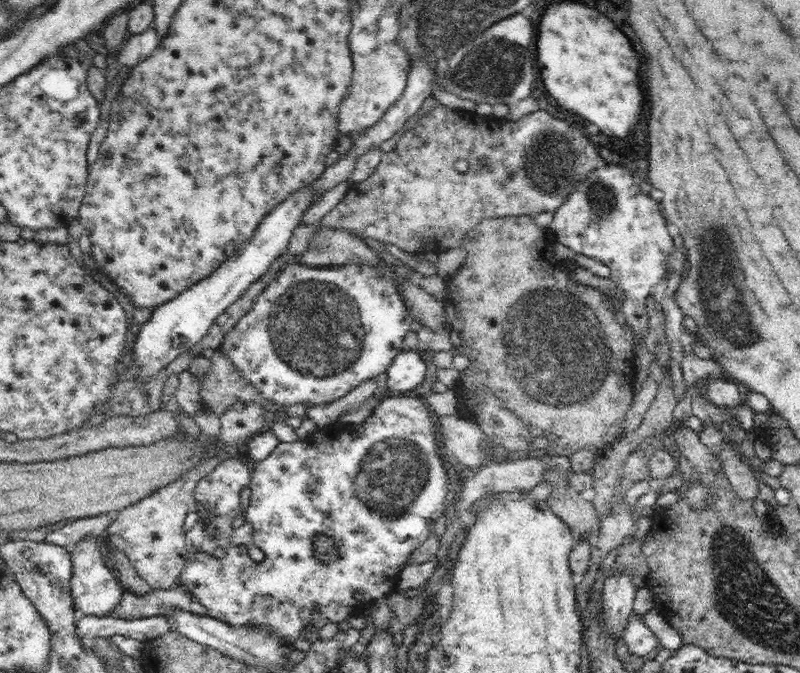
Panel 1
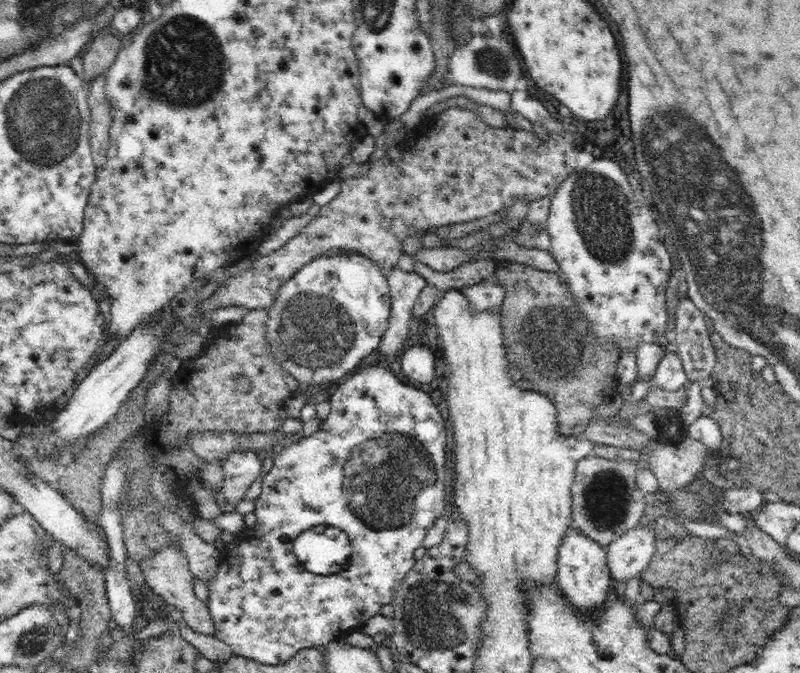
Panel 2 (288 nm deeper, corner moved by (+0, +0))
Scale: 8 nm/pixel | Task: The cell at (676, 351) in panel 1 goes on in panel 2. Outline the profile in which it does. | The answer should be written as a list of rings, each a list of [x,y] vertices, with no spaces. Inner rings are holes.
[[[664,354],[664,358],[660,360],[658,364],[658,370],[654,374],[652,380],[638,380],[630,394],[626,396],[626,402],[638,402],[638,400],[644,400],[646,398],[646,392],[650,388],[650,384],[658,384],[660,388],[664,390],[678,390],[682,386],[688,386],[688,376],[684,372],[684,364],[682,364],[682,358],[678,354]]]

